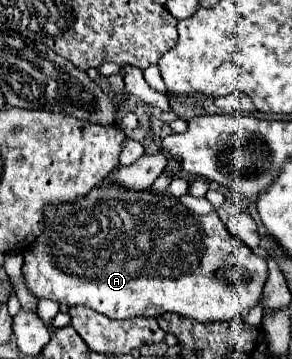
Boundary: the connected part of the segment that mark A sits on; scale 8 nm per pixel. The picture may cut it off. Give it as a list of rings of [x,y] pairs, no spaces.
[[[105,179],[101,185],[93,187],[83,199],[75,201],[75,203],[63,203],[63,205],[45,205],[45,227],[41,231],[41,235],[35,239],[33,247],[29,251],[25,251],[25,263],[23,263],[23,279],[25,285],[29,289],[29,293],[33,293],[37,299],[51,299],[57,301],[61,305],[85,305],[89,309],[95,309],[111,319],[131,319],[137,315],[145,315],[145,317],[159,317],[163,313],[179,313],[183,317],[191,317],[195,321],[207,323],[207,321],[231,321],[235,315],[241,315],[245,311],[249,311],[257,299],[263,293],[263,285],[267,279],[267,263],[265,259],[253,255],[253,251],[241,243],[241,239],[237,239],[235,235],[229,235],[229,229],[223,225],[223,221],[219,219],[217,213],[209,213],[209,215],[191,215],[185,213],[187,207],[183,207],[169,191],[165,193],[153,193],[151,189],[145,191],[133,191],[133,189],[125,189],[117,183],[111,183],[109,179]]]

